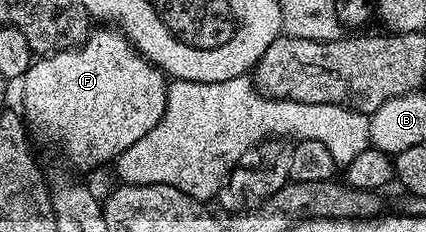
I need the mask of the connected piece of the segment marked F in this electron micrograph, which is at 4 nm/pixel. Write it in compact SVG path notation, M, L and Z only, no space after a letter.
M100 26L100 29L89 31L84 43L79 44L77 48L67 48L64 52L54 52L50 56L40 56L33 59L30 70L26 70L22 87L24 87L24 108L22 107L22 115L29 129L36 130L41 128L50 139L56 144L64 147L66 155L72 159L72 164L76 168L96 168L99 164L111 165L117 156L123 154L126 150L130 150L130 146L134 146L134 142L138 142L138 138L143 138L145 134L150 134L150 130L154 130L154 126L158 126L158 122L162 118L162 114L166 110L166 98L168 97L169 81L159 68L153 66L130 41L128 41L124 33L112 26Z

